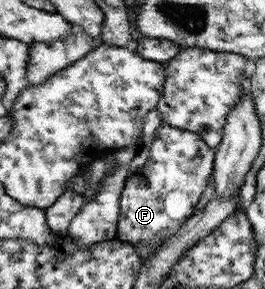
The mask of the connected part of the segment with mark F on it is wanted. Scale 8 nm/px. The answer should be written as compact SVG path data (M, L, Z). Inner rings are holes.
M166 124L158 127L155 133L154 141L152 142L152 145L149 149L148 162L144 166L142 166L136 174L132 175L125 181L125 187L123 192L121 193L121 198L119 201L121 211L117 222L116 238L120 239L121 241L125 241L126 243L131 243L132 245L137 242L144 242L144 244L148 244L148 242L150 242L150 244L152 244L154 248L160 249L164 245L164 242L166 242L166 238L160 238L161 231L166 230L170 235L176 233L177 230L180 229L180 226L184 225L184 222L187 222L188 218L191 218L196 213L195 209L197 208L202 193L204 192L204 188L206 188L206 185L208 184L209 176L213 174L215 162L215 151L211 147L208 147L206 143L204 143L203 136L201 136L200 134L196 134L196 132L191 132L188 130L181 130L180 127L173 127Z

